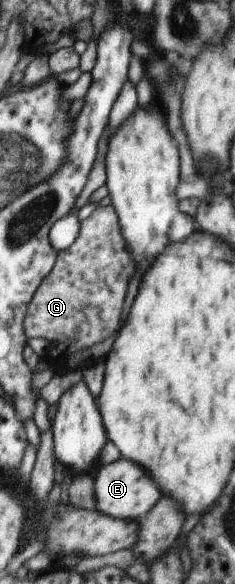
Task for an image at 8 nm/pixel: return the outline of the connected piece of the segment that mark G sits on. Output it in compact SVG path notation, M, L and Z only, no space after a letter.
M112 205L97 206L97 209L87 219L80 221L78 235L75 241L66 249L61 249L57 255L56 266L41 283L39 290L33 295L31 305L24 316L24 335L29 338L42 337L49 341L46 353L49 351L63 351L63 359L71 353L85 351L91 345L101 343L103 339L113 337L115 329L119 327L121 305L125 299L125 289L129 277L133 275L133 259L125 249L125 239L120 232L120 223Z

